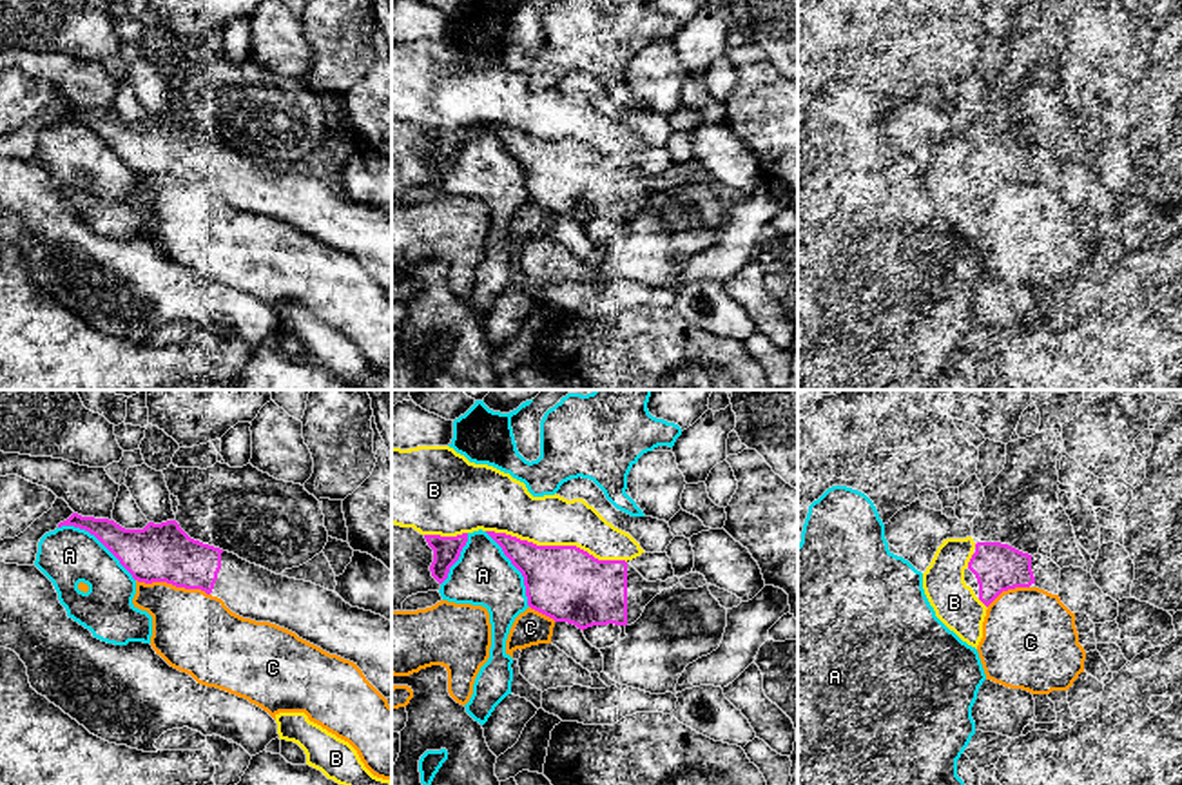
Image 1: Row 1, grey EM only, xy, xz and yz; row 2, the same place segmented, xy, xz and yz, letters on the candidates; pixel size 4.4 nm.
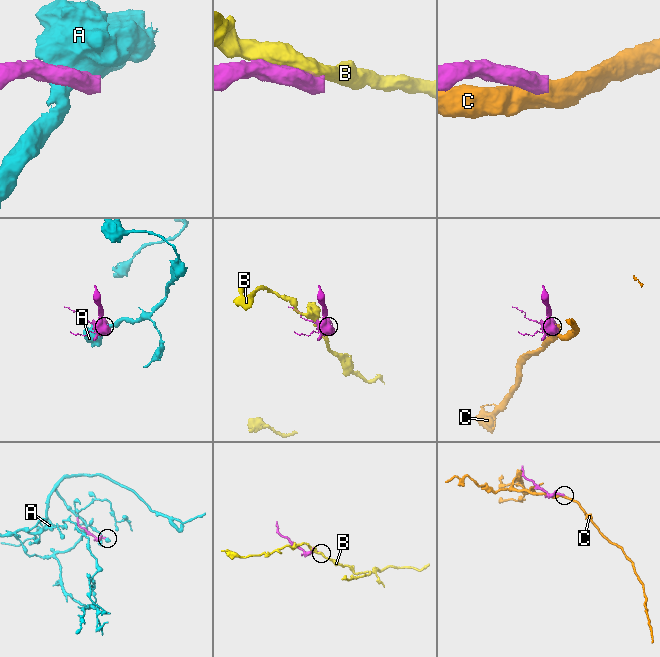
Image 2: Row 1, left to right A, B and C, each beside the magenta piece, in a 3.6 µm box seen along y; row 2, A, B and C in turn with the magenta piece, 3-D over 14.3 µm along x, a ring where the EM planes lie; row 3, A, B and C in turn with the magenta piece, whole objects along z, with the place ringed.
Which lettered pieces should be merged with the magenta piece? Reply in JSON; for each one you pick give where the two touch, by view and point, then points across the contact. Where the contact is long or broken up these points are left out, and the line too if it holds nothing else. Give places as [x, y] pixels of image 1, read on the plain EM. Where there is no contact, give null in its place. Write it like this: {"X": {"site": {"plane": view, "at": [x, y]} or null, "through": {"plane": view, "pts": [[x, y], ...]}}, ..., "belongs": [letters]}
{"belongs": []}

